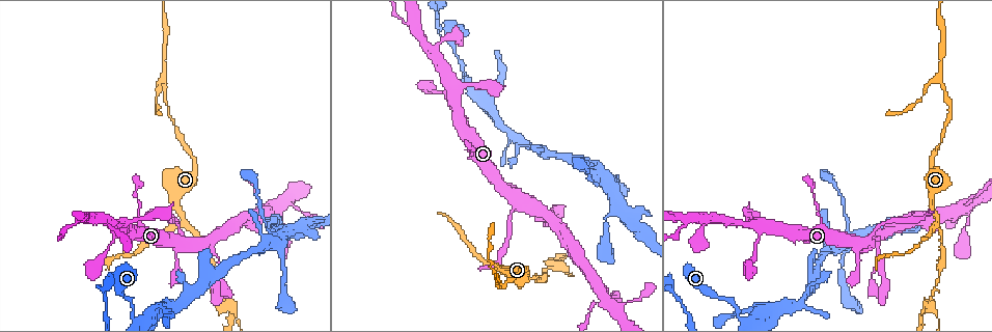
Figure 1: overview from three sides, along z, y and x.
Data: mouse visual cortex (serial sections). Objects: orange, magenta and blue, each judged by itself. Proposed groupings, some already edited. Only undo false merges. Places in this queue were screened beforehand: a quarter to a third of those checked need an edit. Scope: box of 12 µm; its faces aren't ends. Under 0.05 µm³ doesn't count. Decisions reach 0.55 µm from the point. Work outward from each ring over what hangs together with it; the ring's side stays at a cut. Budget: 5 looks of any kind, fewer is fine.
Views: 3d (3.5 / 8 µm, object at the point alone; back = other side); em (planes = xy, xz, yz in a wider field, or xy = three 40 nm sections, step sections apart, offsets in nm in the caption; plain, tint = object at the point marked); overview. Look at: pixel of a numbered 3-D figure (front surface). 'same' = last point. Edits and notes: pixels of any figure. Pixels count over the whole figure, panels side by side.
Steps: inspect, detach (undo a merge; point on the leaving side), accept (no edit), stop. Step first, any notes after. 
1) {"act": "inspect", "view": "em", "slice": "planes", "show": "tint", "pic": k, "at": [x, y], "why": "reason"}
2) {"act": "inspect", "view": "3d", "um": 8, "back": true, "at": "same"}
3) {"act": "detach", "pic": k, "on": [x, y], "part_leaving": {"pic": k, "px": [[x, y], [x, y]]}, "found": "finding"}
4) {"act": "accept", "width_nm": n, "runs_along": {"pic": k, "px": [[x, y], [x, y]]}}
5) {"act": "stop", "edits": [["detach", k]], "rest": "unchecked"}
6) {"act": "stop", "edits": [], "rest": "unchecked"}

{"act": "inspect", "view": "3d", "um": 3.5, "pic": 1, "at": [164, 82], "why": "arms part here"}

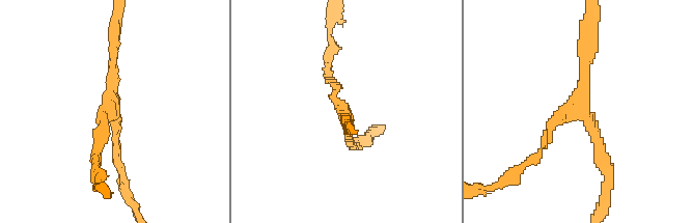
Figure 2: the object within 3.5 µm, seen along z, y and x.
{"act": "inspect", "view": "em", "slice": "planes", "show": "tint", "pic": 2, "at": [113, 117]}

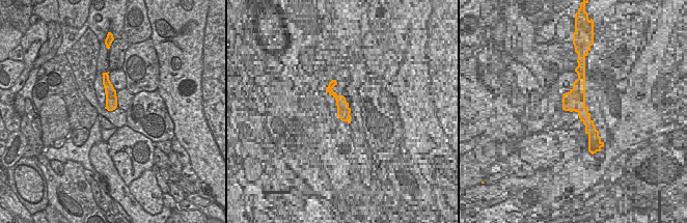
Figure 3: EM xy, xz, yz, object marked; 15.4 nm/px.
{"act": "accept", "runs_along": {"pic": 3, "px": [[105, 76], [110, 92], [110, 108]]}, "found": "all the same cell"}

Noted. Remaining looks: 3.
{"act": "inspect", "view": "3d", "um": 3.5, "pic": 1, "at": [937, 222], "why": "a fork"}

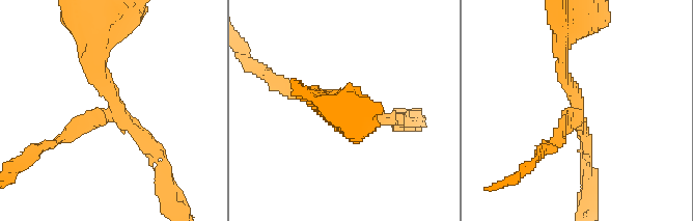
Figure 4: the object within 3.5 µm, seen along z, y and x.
{"act": "detach", "pic": 4, "on": [78, 125], "arms": 3, "part_leaving": {"pic": 4, "px": [[108, 115], [76, 122], [31, 157]]}, "found": "a second cell is stuck on"}

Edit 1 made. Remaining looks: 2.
{"act": "stop", "edits": [["detach", 4]], "rest": "unchecked"}

